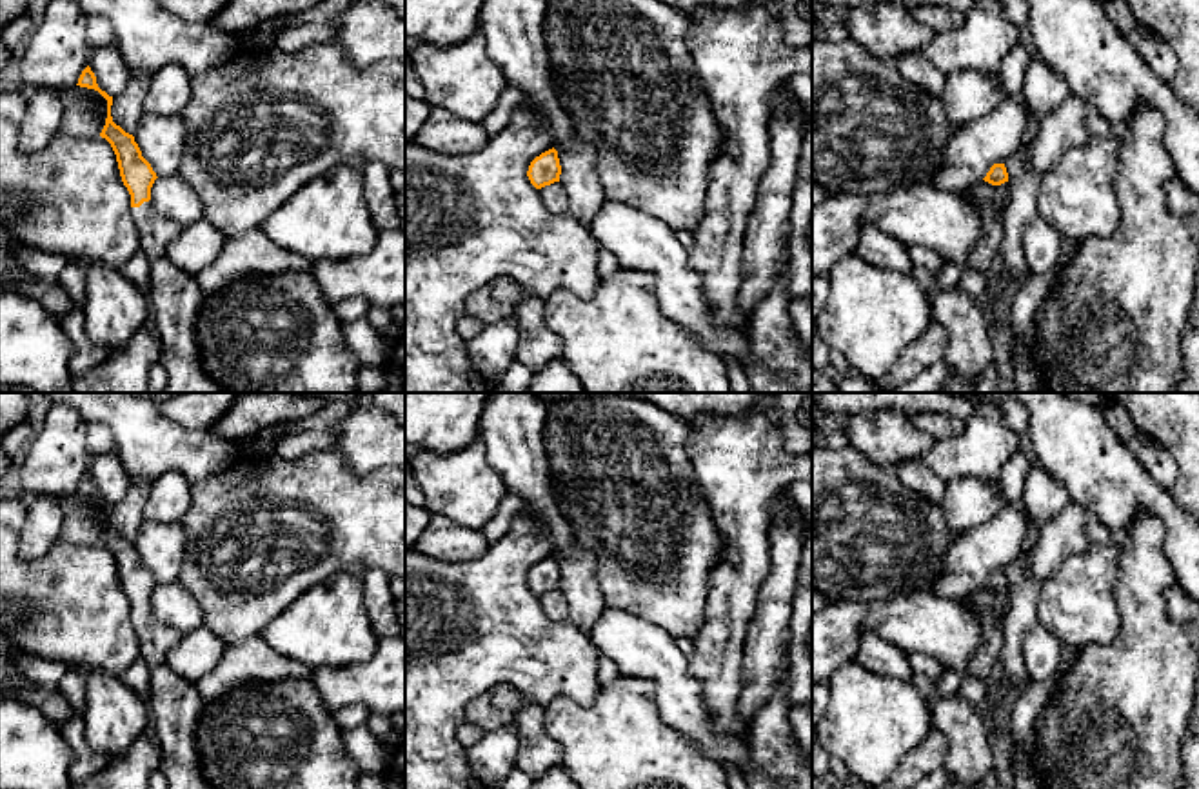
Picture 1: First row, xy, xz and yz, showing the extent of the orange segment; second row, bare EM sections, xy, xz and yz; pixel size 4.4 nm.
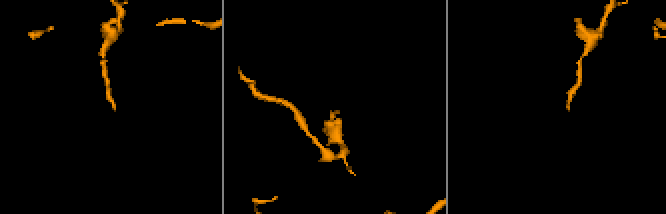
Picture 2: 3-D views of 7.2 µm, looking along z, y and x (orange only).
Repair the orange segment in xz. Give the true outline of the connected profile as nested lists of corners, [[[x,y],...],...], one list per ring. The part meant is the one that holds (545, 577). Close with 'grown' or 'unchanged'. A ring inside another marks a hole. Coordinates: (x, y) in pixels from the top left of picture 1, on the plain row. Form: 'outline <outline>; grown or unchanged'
outline [[[554,554],[536,564],[527,578],[527,584],[536,596],[560,589],[560,582],[561,573]]]; unchanged

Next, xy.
outline [[[87,473],[78,491],[94,496],[107,507],[107,525],[100,540],[118,569],[120,584],[131,602],[131,622],[140,638],[140,658],[151,673],[151,729],[162,745],[162,771],[167,789],[214,789],[205,782],[200,747],[196,744],[198,722],[203,700],[194,684],[176,674],[167,665],[167,654],[182,640],[182,634],[156,622],[151,609],[151,594],[158,585],[151,571],[142,564],[134,544],[113,529],[113,504],[102,498]]]; grown

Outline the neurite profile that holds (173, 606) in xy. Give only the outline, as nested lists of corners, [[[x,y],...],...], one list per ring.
[[[180,580],[158,584],[151,594],[151,609],[158,624],[182,636],[198,629],[203,622],[198,602]]]

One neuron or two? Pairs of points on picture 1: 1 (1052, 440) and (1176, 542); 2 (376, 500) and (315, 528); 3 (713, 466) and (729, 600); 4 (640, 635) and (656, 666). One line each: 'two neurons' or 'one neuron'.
1: one neuron
2: one neuron
3: one neuron
4: one neuron

